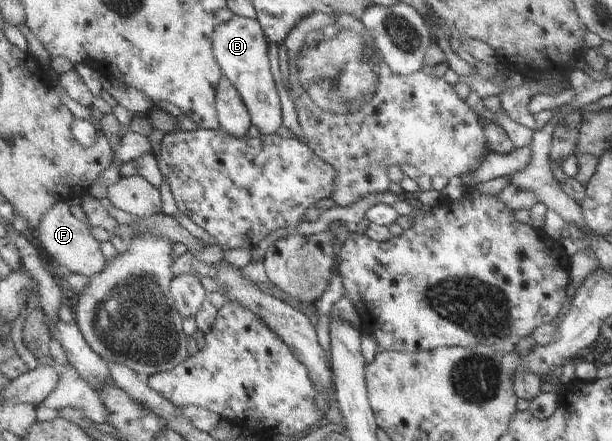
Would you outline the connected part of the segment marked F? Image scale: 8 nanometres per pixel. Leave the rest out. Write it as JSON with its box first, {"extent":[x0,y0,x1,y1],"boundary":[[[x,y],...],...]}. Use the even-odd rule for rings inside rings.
{"extent":[34,202,108,278],"boundary":[[[59,202],[42,217],[39,227],[34,232],[35,241],[55,263],[66,266],[71,273],[92,278],[104,271],[108,260],[100,251],[99,242],[90,235],[90,227],[71,213],[68,203]]]}

